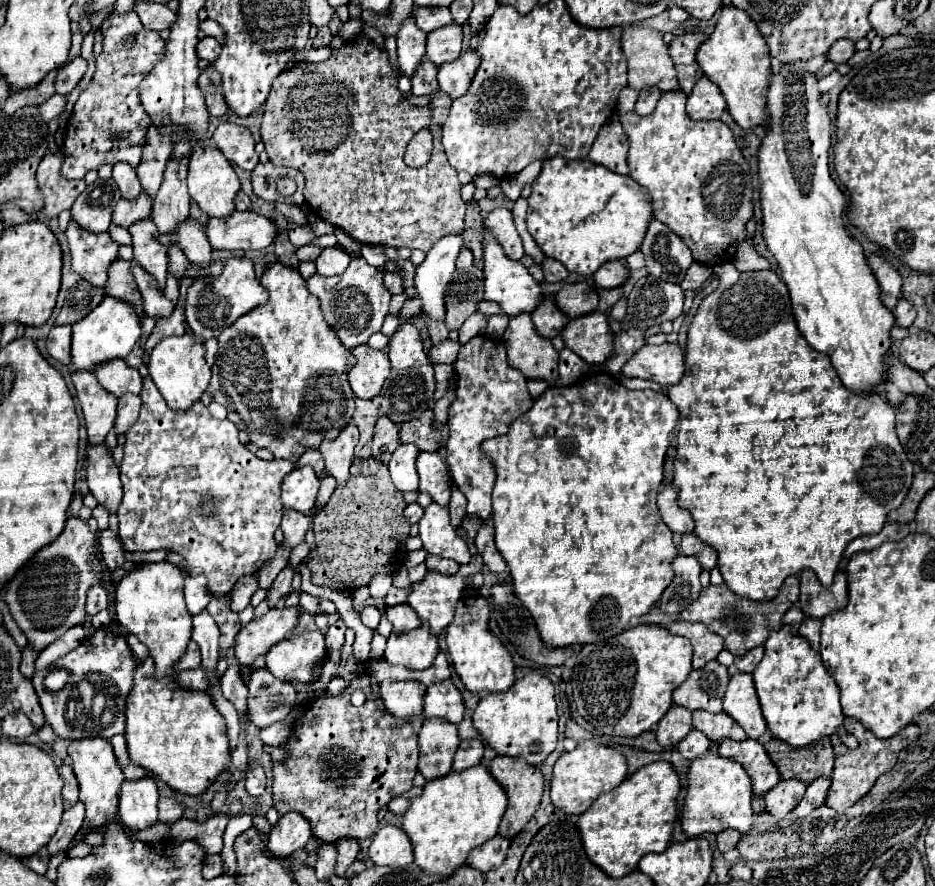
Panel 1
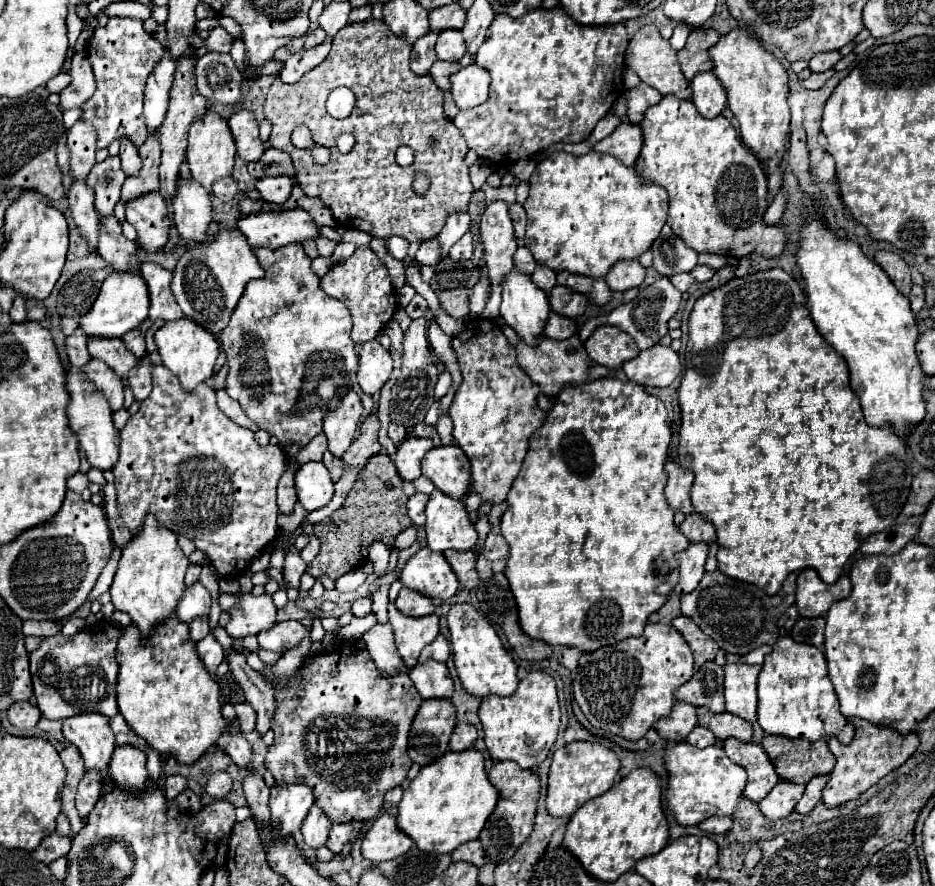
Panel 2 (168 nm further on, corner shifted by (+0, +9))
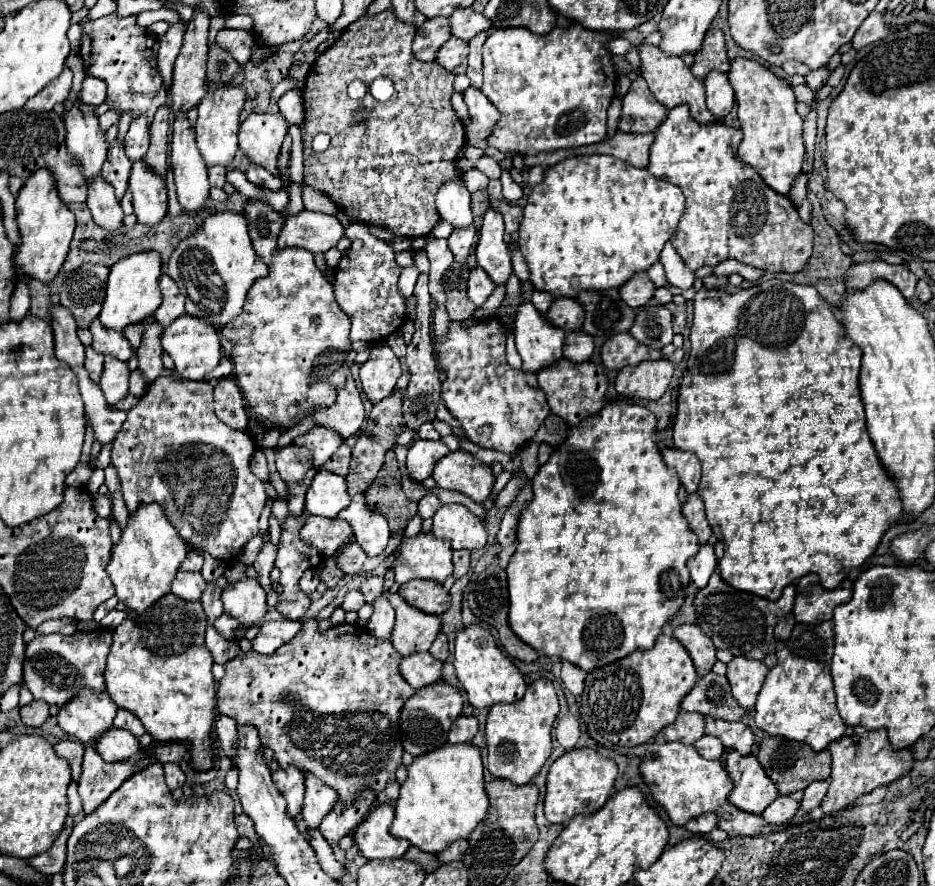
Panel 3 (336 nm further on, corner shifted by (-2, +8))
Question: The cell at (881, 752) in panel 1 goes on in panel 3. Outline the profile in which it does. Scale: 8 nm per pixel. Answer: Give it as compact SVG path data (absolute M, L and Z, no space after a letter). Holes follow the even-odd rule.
M885 729L875 731L863 731L861 737L855 741L851 737L843 737L839 741L833 741L827 747L833 755L833 773L829 777L829 791L821 803L821 809L825 813L837 813L853 803L855 797L873 791L879 785L887 785L895 781L897 777L905 775L913 765L913 753L911 749L893 749L887 737Z

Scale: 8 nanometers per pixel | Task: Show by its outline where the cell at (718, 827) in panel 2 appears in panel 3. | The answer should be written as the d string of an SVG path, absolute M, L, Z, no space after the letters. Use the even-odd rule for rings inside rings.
M707 813L707 815L701 815L697 819L691 819L687 825L685 825L691 833L697 833L697 835L707 835L709 831L713 831L717 827L717 815L715 813Z

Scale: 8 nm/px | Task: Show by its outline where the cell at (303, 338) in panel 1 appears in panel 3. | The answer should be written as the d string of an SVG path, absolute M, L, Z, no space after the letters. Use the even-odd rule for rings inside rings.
M257 199L245 203L245 217L255 253L263 263L267 263L269 275L253 283L241 315L237 315L233 323L227 323L221 329L221 335L233 343L233 377L243 393L249 413L259 421L291 429L299 421L313 417L313 409L319 411L333 405L337 389L341 389L347 381L347 371L355 363L357 355L349 341L351 323L337 305L331 283L317 269L313 253L305 249L277 249L277 235L283 225L283 217Z

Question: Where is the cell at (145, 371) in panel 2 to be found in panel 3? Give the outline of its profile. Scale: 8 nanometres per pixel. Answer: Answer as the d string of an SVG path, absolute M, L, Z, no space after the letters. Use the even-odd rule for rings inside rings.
M157 323L147 327L145 333L143 333L143 339L141 339L141 345L137 349L139 371L141 371L143 379L147 381L147 385L151 385L163 373L163 363L161 363L161 353L163 353L161 333L163 333L163 329Z

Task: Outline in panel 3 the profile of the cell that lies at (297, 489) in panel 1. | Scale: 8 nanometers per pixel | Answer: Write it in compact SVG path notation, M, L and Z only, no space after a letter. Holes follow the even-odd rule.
M319 469L305 493L305 509L311 515L333 519L349 503L351 499L347 495L345 479L341 475L333 475L331 471Z

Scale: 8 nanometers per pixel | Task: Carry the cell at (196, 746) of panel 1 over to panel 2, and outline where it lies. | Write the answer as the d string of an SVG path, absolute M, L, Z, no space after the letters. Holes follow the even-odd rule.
M171 614L171 618L165 618L165 622L159 622L147 636L141 636L133 624L123 628L123 634L117 642L117 664L117 708L125 716L127 724L141 738L145 738L151 748L177 756L181 764L193 764L205 754L207 748L215 746L225 726L221 716L221 690L199 658L189 636L189 626L181 622L177 614Z

